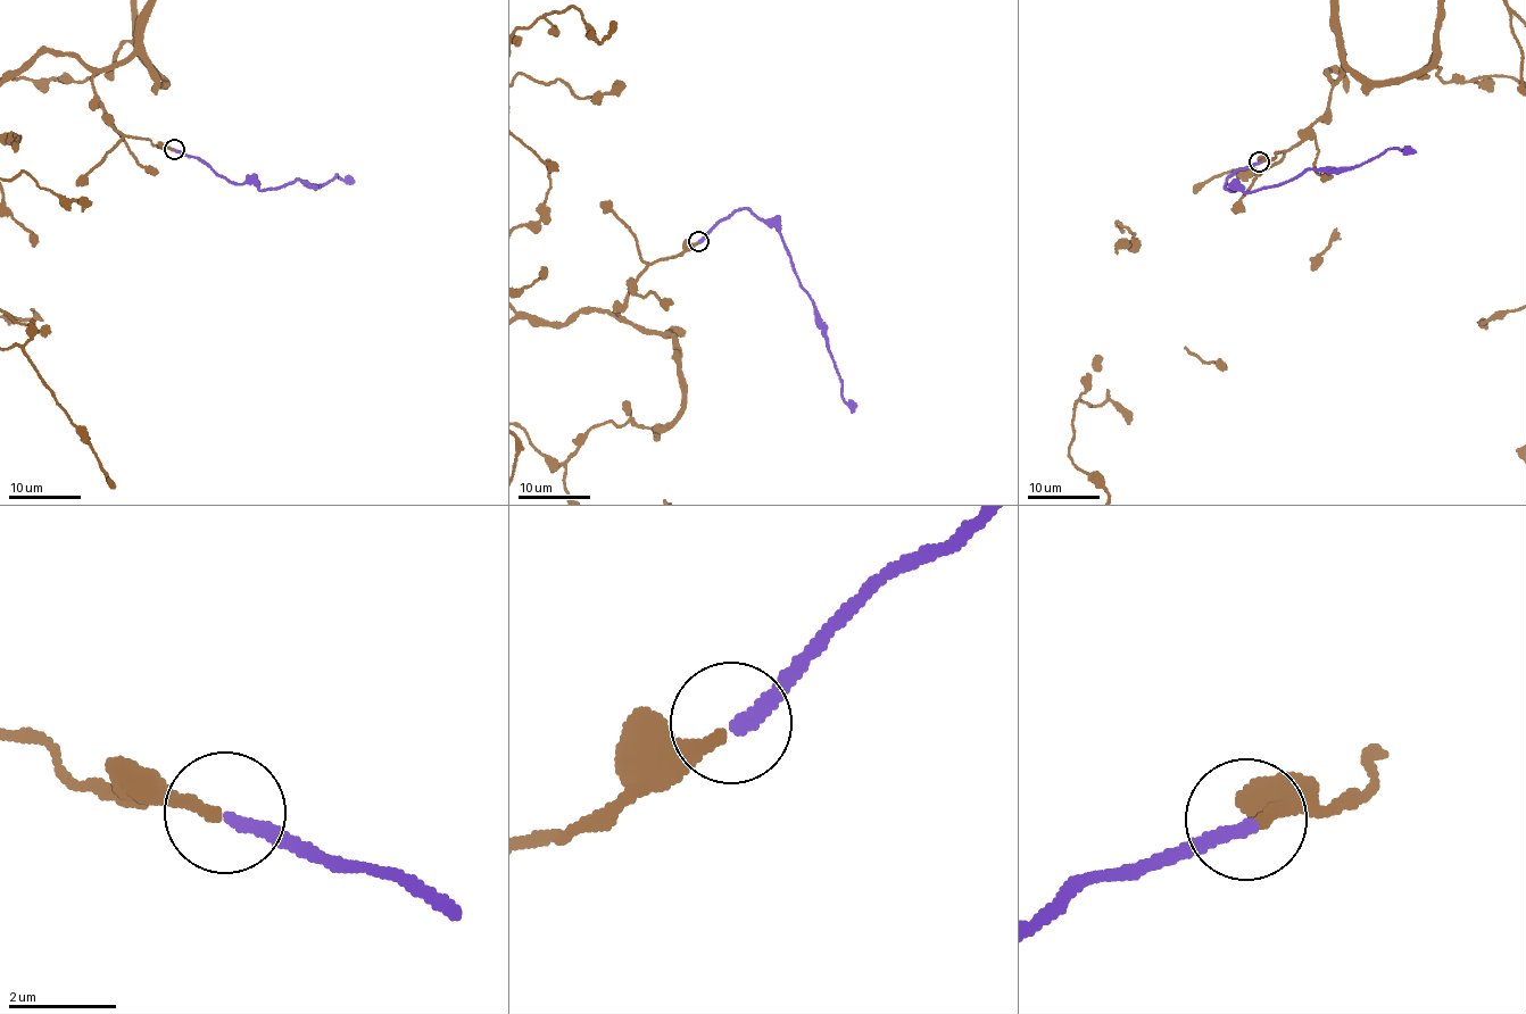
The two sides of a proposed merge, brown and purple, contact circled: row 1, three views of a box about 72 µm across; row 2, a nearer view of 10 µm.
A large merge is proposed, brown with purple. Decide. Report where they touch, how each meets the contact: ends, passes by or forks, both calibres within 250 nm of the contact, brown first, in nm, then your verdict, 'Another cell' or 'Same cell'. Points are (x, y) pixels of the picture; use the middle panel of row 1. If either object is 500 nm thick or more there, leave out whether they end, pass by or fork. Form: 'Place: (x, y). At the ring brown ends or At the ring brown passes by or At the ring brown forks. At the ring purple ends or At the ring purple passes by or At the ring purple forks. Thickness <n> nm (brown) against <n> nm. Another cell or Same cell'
Place: (698, 241). At the ring brown ends. At the ring purple ends. Thickness 240 nm (brown) against 280 nm. Same cell

